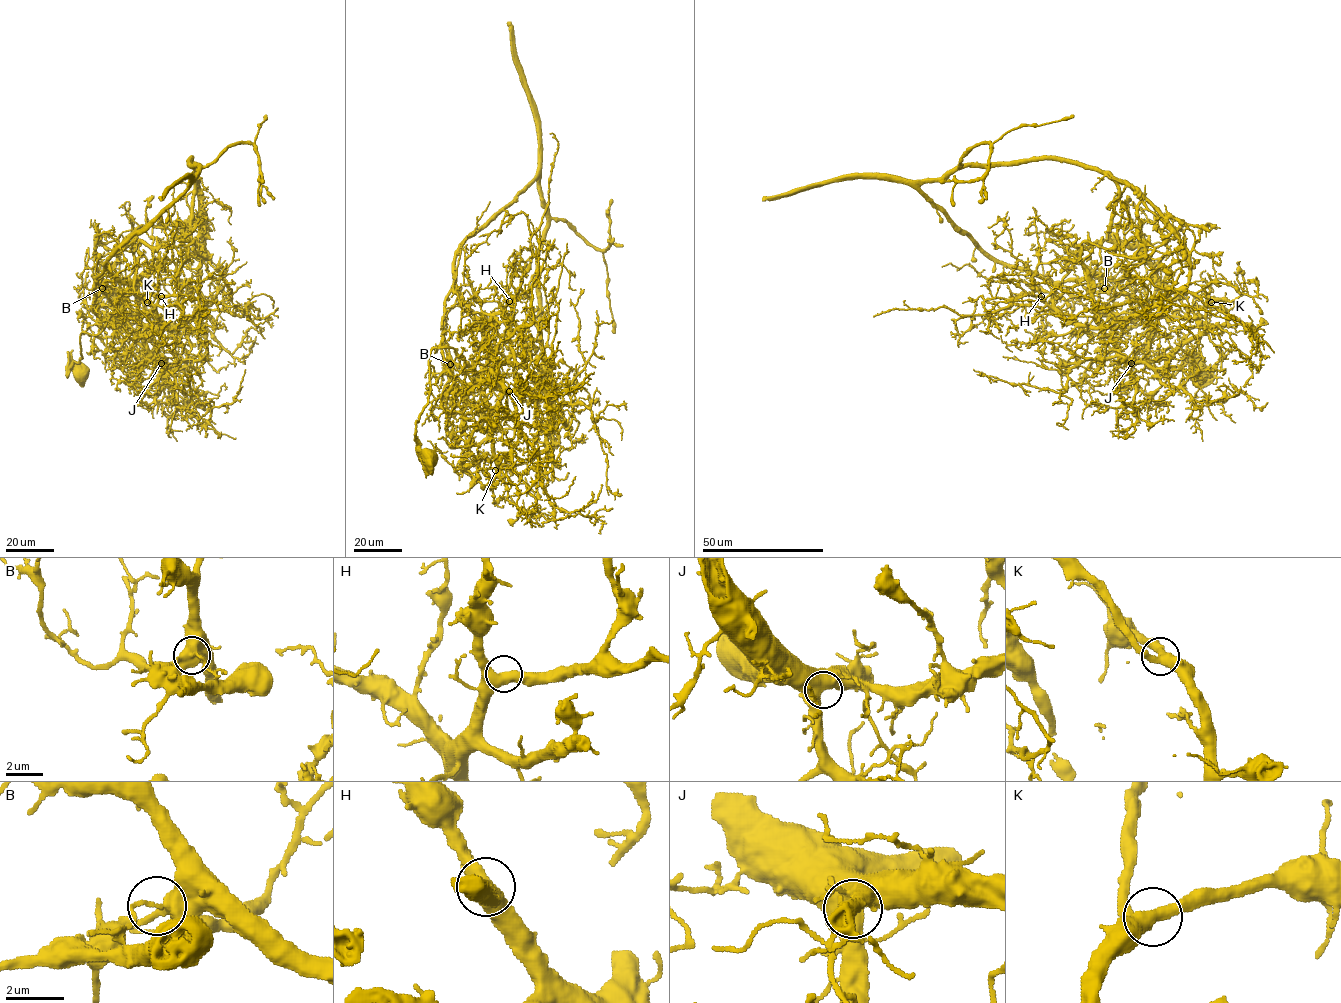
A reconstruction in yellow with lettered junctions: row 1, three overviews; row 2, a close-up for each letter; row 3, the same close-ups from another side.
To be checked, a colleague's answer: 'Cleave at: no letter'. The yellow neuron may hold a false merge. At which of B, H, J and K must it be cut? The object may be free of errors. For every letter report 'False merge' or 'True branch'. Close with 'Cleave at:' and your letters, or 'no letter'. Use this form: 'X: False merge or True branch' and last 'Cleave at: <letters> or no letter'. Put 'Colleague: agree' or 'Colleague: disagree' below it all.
B: False merge
H: True branch
J: True branch
K: True branch
Cleave at: B
Colleague: disagree

